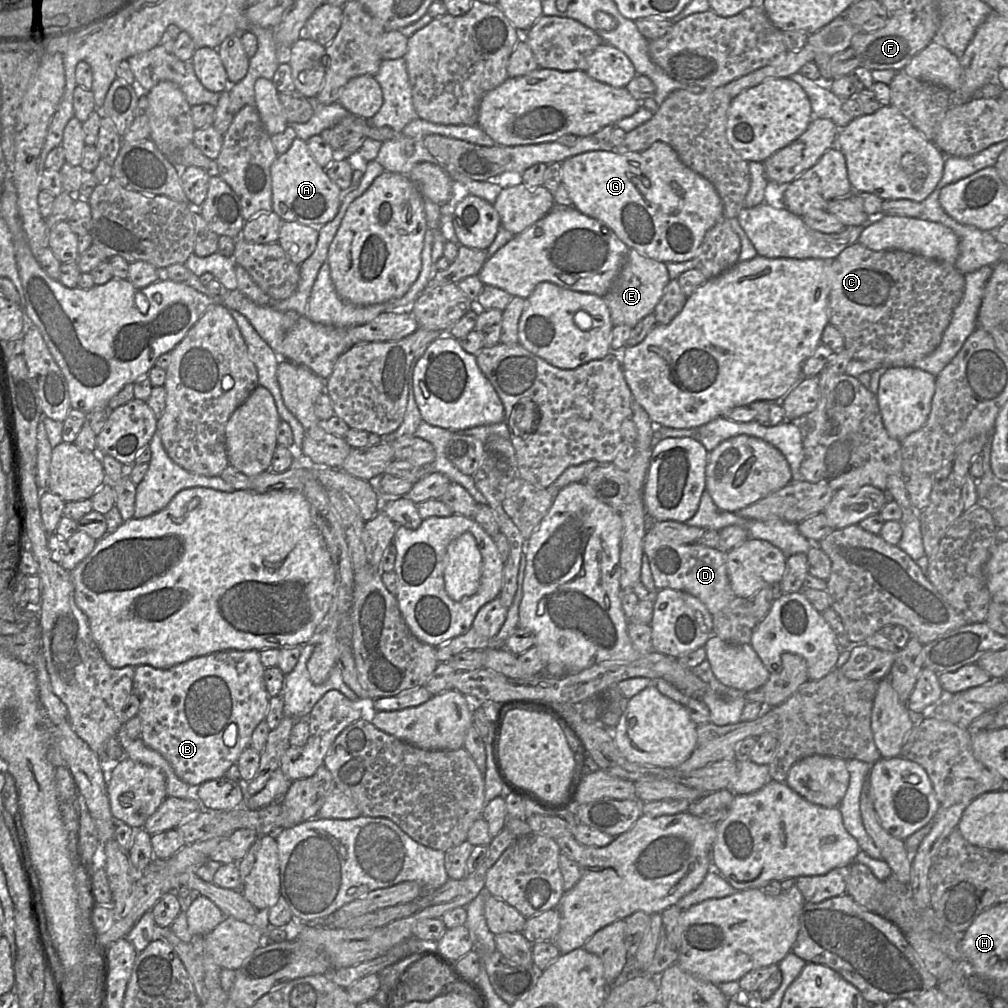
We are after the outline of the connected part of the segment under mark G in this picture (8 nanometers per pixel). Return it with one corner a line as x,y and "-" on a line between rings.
656,141
648,149
642,152
620,153
614,147
611,151
589,151
574,155
561,164
562,185
567,190
574,206
581,213
592,217
610,228
617,237
630,249
636,250
640,255
663,263
686,262
698,255
705,234
724,218
723,201
714,185
701,174
687,167
678,157
674,149
668,144

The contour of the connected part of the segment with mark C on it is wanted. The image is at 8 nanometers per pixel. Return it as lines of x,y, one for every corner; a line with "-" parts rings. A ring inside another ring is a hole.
857,242
842,251
828,267
829,324
844,336
852,359
877,361
886,367
913,367
942,340
965,289
965,276
955,265
896,249
874,251

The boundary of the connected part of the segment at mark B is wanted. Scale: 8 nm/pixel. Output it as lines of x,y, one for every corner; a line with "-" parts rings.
255,650
215,652
169,669
156,669
149,665
135,667
132,694
139,700
140,738
145,745
161,754
176,775
190,786
224,777
242,752
250,747
254,729
267,714
271,696
266,690
264,671
259,652

